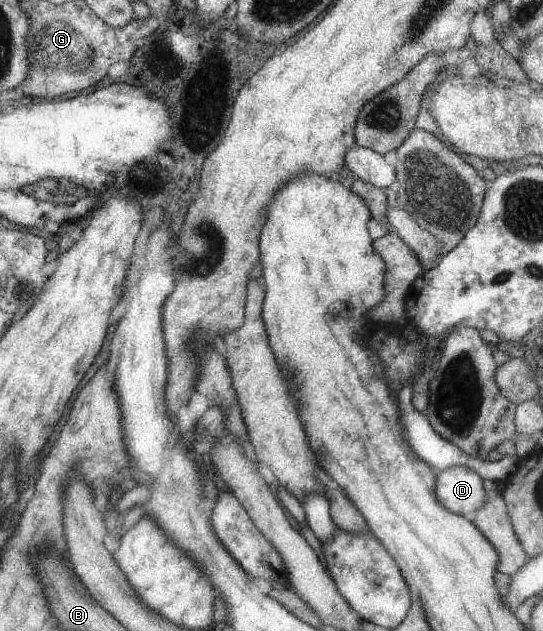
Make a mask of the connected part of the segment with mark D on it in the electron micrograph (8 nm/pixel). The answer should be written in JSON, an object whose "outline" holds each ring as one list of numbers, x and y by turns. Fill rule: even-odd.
{"outline":[[450,466,435,475,434,496,451,513,471,519,486,502,484,479,465,466]]}

